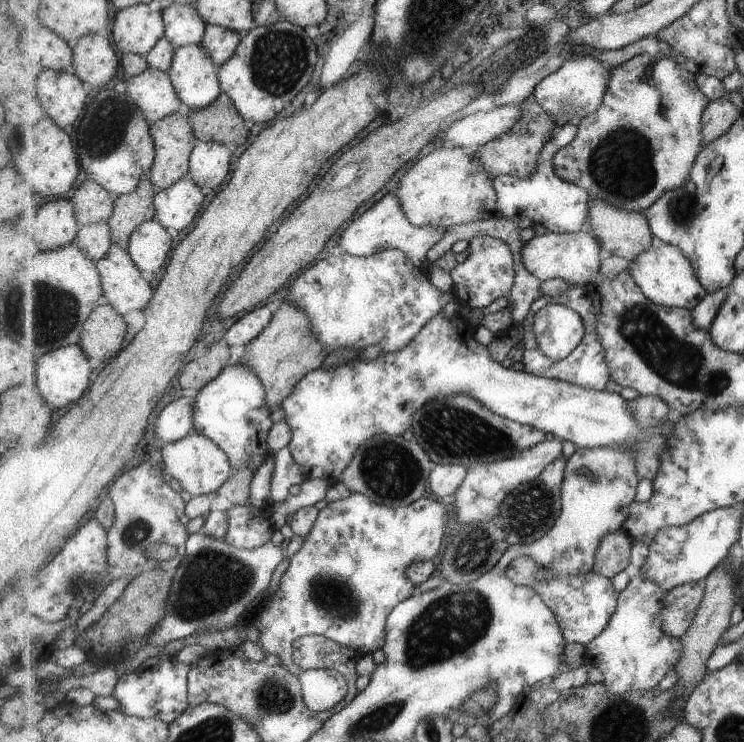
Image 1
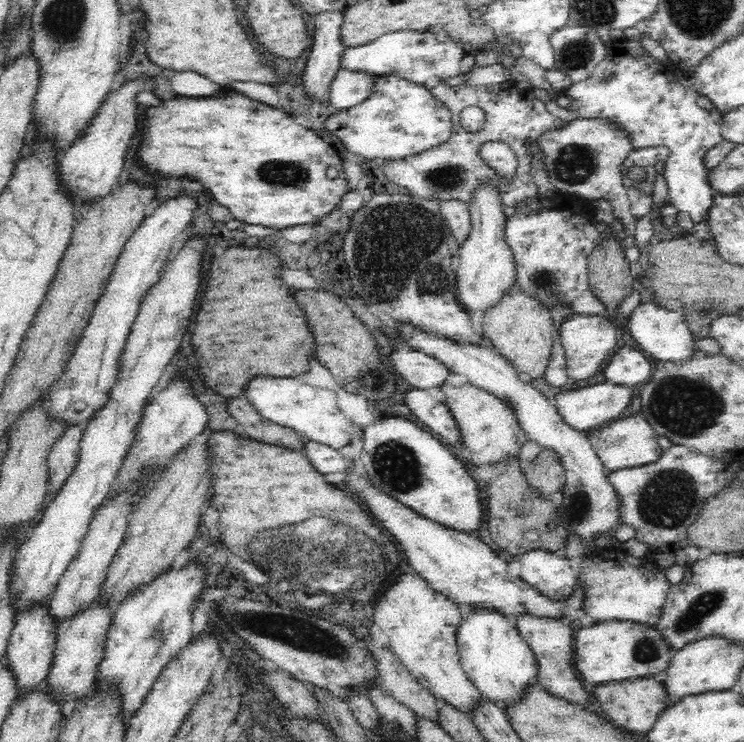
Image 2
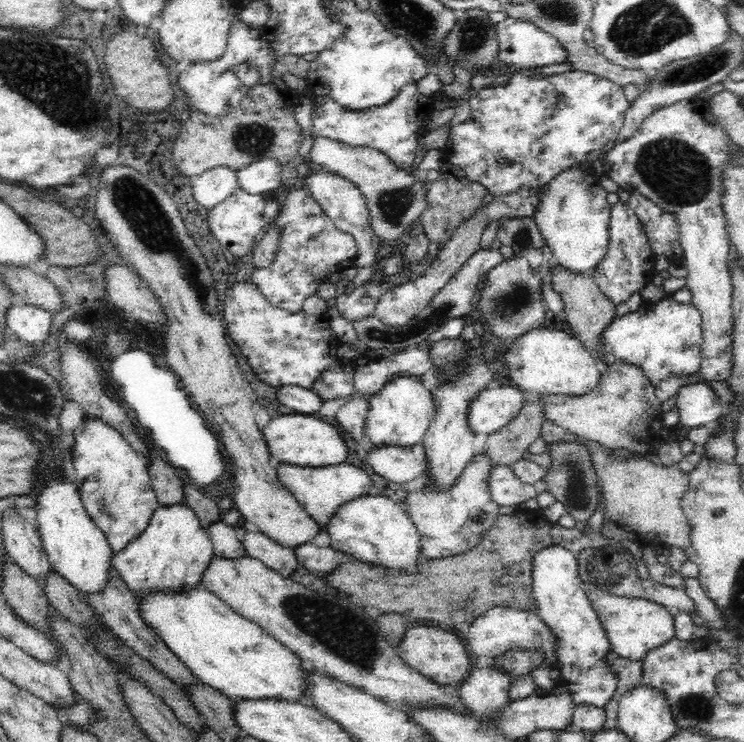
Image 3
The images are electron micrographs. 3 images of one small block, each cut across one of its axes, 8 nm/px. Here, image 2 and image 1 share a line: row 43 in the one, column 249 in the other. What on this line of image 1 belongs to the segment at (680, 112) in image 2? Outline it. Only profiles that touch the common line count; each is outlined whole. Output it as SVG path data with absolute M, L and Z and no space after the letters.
M352 493L349 498L328 501L326 506L319 510L317 522L315 522L315 526L311 528L311 532L303 539L301 547L289 558L289 565L280 578L281 583L279 584L279 589L273 595L266 595L263 600L257 602L256 605L249 608L245 615L241 616L241 621L238 626L242 626L243 629L246 630L247 640L261 646L266 652L266 655L273 654L277 656L277 658L285 664L285 668L287 668L293 676L299 678L302 684L305 704L307 704L313 712L323 712L325 710L331 710L333 706L337 706L337 704L347 696L348 681L345 676L339 674L337 670L303 670L303 668L299 668L299 666L295 664L295 660L293 660L293 650L296 647L297 640L303 636L330 637L334 641L337 641L337 644L345 645L345 648L354 649L361 657L367 656L369 653L377 652L378 649L383 648L383 644L385 644L385 620L389 618L391 612L393 612L401 602L409 600L409 598L413 596L413 590L415 590L415 585L412 583L412 580L409 580L409 576L407 575L407 568L409 568L413 562L429 560L429 556L437 556L437 554L439 554L441 546L445 543L444 538L446 533L453 523L453 508L451 508L453 502L455 502L455 495L448 496L446 499L442 498L439 502L433 500L433 498L421 497L405 507L391 508L391 506L385 506L385 504L375 504L371 498L361 493Z

